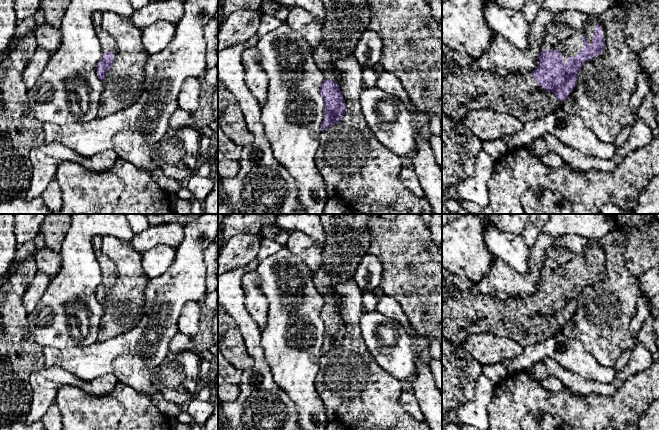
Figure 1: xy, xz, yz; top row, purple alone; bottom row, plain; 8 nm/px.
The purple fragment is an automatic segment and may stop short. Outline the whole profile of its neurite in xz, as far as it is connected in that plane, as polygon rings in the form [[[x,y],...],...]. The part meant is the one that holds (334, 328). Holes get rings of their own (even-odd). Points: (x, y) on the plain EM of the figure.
[[[319,214],[325,242],[322,267],[314,273],[317,291],[325,298],[320,311],[324,322],[322,355],[337,348],[346,335],[346,327],[333,299],[334,284],[331,274],[336,272],[354,278],[362,257],[368,253],[370,233],[367,227],[372,217],[380,214]]]

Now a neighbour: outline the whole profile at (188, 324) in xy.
[[[188,301],[182,308],[178,320],[178,332],[194,338],[199,330],[200,302]]]

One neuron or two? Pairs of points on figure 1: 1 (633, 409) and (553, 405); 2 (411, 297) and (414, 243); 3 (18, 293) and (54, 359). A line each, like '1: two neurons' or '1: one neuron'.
1: one neuron
2: one neuron
3: two neurons

